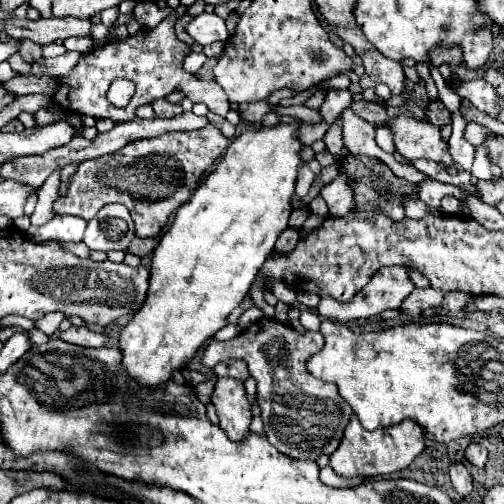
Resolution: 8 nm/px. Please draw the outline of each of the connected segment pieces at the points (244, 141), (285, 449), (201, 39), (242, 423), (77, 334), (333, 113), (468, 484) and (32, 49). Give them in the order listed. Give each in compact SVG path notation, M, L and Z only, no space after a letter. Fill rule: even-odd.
M294 120L292 124L252 130L236 138L228 146L216 170L200 182L192 198L176 212L170 230L160 238L156 250L152 252L150 288L146 300L118 338L122 368L138 382L138 386L148 390L160 386L164 390L166 382L172 380L172 374L188 366L196 352L228 324L230 312L246 298L258 270L274 250L276 238L288 228L290 198L296 186L298 164L302 162L298 156L302 144L296 138L298 124L300 122Z
M262 318L242 330L234 340L212 340L206 347L202 364L214 368L226 360L246 362L248 372L258 386L258 406L262 410L268 442L284 456L296 460L318 460L322 454L330 456L338 448L352 416L352 408L336 392L336 384L316 380L306 370L308 358L320 348L324 348L324 336L320 332L298 334L286 324Z
M202 12L200 16L192 18L186 24L186 32L200 46L208 46L208 44L218 42L218 40L224 42L228 38L228 30L226 30L224 20L220 16L216 16L216 14L208 14L208 12Z
M218 378L212 394L212 404L220 416L220 428L224 428L228 438L234 442L246 440L250 434L248 426L252 422L252 412L244 384L232 378Z
M72 326L68 330L64 330L60 334L60 338L68 344L76 344L76 346L82 346L82 348L102 348L106 344L106 336L102 332L94 332L94 330L88 330L86 326Z
M330 90L328 92L328 96L320 108L320 114L322 114L324 122L328 122L332 138L340 138L340 128L336 126L336 118L344 108L350 108L350 104L352 104L352 94L348 90Z
M452 464L452 466L450 466L450 480L452 480L454 490L456 490L460 496L470 496L470 492L472 492L472 476L470 476L470 472L466 470L466 466L462 466L462 464Z
M24 40L22 46L20 46L20 56L28 62L36 62L42 56L42 50L40 50L38 44L32 44L30 40Z

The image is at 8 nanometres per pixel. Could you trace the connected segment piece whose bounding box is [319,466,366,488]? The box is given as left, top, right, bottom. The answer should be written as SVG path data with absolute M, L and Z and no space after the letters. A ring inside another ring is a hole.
M330 466L322 468L319 477L324 484L339 488L354 487L356 484L361 484L366 480L366 478L344 478L338 476Z

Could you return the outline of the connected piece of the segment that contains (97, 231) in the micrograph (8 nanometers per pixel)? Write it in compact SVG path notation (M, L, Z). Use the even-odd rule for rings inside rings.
M106 204L90 222L84 232L84 244L90 250L110 252L126 250L134 236L134 222L128 208L122 204Z

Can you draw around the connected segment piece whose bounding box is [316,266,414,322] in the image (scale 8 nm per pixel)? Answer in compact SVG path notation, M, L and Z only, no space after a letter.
M384 266L380 268L372 280L350 300L350 302L338 302L332 296L324 296L318 302L318 314L326 320L334 320L334 322L350 322L356 318L368 318L368 316L378 316L384 310L396 310L400 308L402 300L414 290L414 284L408 278L408 270L404 266Z

